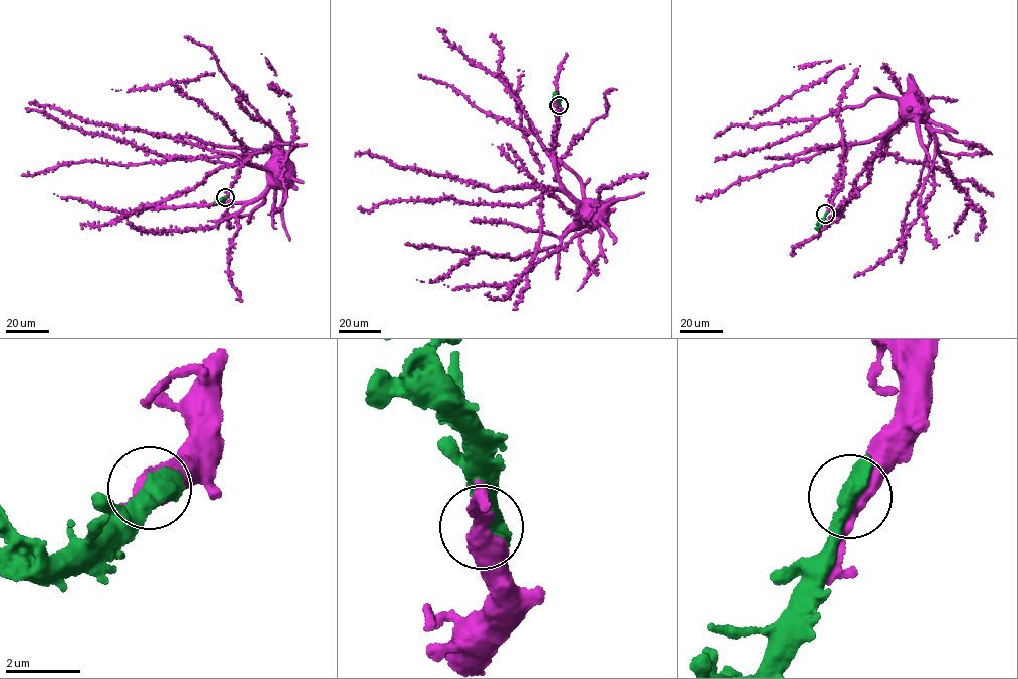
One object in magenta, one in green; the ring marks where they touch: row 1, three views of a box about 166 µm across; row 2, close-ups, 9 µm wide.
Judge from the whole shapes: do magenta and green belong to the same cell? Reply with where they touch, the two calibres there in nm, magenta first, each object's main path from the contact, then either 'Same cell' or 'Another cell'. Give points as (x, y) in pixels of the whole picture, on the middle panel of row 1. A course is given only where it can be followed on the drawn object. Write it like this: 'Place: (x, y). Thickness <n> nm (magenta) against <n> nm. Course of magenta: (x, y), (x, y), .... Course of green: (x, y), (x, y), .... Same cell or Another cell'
Place: (559, 105). Thickness 440 nm (magenta) against 650 nm. Course of magenta: (559, 105), (557, 124), (550, 135), (555, 167), (562, 187), (576, 199), (580, 224). Course of green: (559, 105), (553, 92). Same cell

